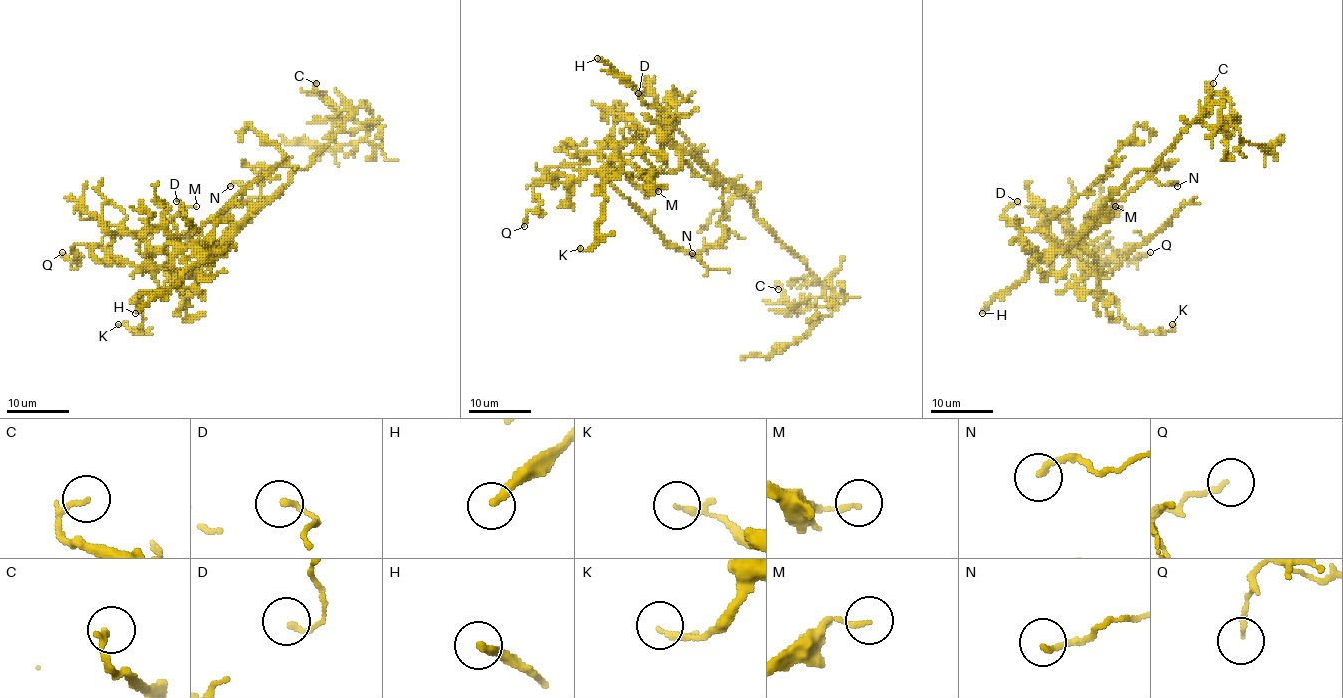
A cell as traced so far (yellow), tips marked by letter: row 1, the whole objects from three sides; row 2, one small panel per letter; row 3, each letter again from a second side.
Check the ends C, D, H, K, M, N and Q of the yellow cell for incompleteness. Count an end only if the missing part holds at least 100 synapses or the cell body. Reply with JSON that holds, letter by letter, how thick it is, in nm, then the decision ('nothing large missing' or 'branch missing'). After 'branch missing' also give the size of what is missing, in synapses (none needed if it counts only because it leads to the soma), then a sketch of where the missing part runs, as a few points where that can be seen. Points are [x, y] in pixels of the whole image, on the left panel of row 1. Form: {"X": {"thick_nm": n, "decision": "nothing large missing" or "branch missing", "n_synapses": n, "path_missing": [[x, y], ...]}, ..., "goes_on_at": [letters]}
{"C": {"thick_nm": 170, "decision": "nothing large missing"}, "D": {"thick_nm": 150, "decision": "nothing large missing"}, "H": {"thick_nm": 240, "decision": "branch missing", "path_missing": [[135, 313], [121, 327], [62, 319], [56, 327], [104, 347], [149, 333], [167, 349], [159, 380]]}, "K": {"thick_nm": 130, "decision": "nothing large missing"}, "M": {"thick_nm": 150, "decision": "nothing large missing"}, "N": {"thick_nm": 170, "decision": "nothing large missing"}, "Q": {"thick_nm": 140, "decision": "nothing large missing"}, "goes_on_at": ["H"]}

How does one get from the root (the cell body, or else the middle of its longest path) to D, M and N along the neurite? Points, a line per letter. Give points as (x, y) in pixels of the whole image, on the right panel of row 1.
D: (1105, 206), (1076, 240), (1056, 251), (1043, 231), (1021, 229), (1003, 212), (1017, 201)
M: (1105, 206), (1076, 240), (1054, 249), (1060, 245), (1065, 249), (1074, 234), (1084, 235), (1101, 224), (1115, 206)
N: (1105, 206), (1108, 209), (1147, 178), (1153, 178), (1160, 184), (1177, 182), (1177, 186)

